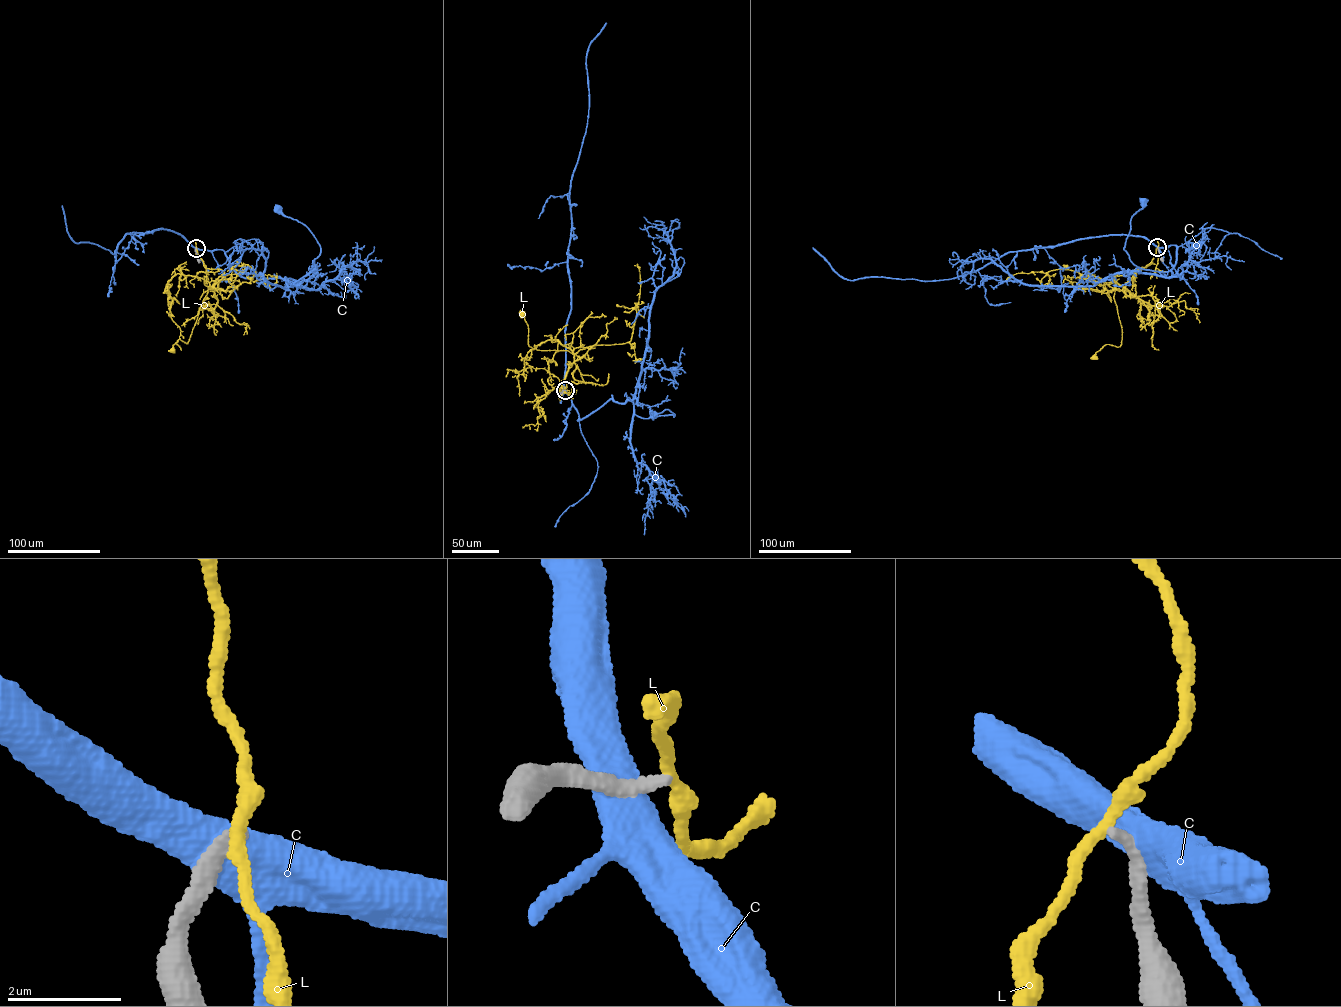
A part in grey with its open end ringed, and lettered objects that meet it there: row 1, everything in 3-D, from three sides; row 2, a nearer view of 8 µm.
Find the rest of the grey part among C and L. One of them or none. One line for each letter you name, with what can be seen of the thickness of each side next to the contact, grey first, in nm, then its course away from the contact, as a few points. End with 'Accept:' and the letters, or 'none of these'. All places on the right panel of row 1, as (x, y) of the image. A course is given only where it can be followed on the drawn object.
Accept: none of these

